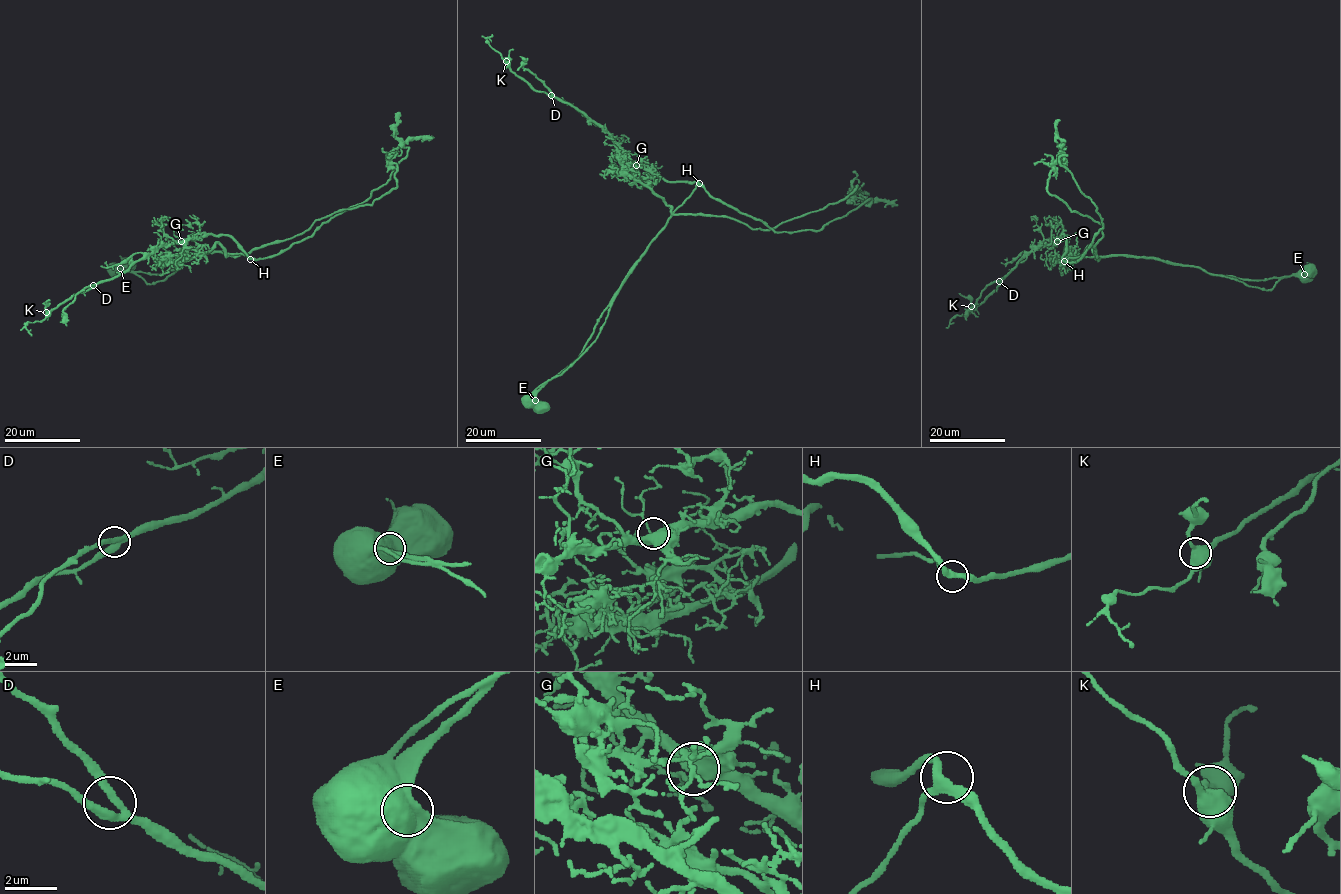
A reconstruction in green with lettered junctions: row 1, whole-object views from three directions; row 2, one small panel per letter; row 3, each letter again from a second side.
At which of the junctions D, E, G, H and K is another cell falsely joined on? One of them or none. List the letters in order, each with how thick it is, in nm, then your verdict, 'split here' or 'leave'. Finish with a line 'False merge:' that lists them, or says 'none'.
D: 240 nm | leave
E: 1350 nm | split here
G: 440 nm | leave
H: 320 nm | leave
K: 400 nm | leave
False merge: E

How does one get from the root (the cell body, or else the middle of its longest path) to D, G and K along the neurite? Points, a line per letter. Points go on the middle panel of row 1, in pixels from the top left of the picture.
D: (530, 399), (579, 356), (629, 269), (672, 214), (665, 202), (625, 171), (638, 162), (580, 111), (551, 95)
G: (530, 399), (579, 356), (629, 269), (672, 214), (665, 202), (624, 169), (639, 162), (636, 165)
K: (530, 399), (579, 356), (672, 209), (625, 171), (638, 162), (614, 138), (567, 103), (535, 90), (506, 61)

